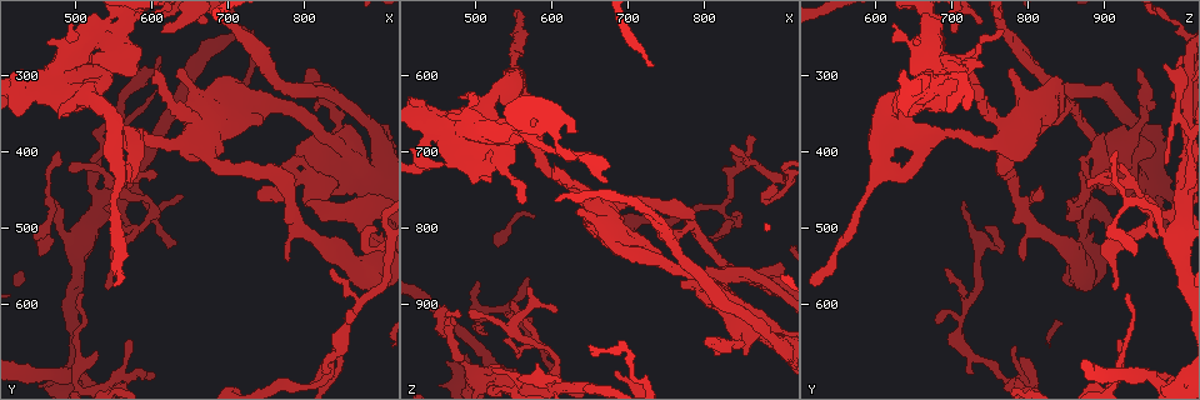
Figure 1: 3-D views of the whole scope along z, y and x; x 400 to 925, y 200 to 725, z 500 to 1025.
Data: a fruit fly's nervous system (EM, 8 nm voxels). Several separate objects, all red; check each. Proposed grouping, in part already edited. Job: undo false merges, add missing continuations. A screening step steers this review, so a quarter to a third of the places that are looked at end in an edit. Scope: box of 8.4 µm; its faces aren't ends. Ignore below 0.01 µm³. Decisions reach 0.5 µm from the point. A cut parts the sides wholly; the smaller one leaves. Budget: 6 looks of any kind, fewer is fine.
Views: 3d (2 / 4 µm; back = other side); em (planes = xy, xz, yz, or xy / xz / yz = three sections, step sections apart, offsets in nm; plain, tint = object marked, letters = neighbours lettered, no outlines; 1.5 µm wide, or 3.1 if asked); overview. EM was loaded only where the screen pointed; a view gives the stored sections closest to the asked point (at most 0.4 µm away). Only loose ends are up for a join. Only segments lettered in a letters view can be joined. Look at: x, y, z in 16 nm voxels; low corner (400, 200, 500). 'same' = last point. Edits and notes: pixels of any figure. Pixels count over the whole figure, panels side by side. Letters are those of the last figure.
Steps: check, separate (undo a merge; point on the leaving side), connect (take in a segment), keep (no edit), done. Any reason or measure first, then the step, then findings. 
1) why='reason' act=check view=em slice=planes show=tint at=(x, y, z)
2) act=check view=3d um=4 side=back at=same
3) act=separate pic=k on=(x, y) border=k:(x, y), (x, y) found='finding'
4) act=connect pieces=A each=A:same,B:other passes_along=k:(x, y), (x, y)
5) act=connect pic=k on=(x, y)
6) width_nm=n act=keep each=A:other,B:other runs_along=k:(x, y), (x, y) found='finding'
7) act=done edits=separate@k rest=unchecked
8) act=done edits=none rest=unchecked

why='free end' act=check view=em slice=planes show=letters at=(600, 295, 720)

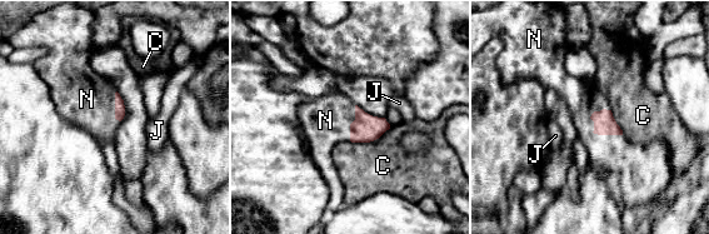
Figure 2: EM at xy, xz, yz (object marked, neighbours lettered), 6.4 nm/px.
act=connect pieces=N each=C:other,J:other,N:same found='the cell continues'

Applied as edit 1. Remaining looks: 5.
why='narrows sharply' act=check view=3d um=4 side=back at=(885, 525, 760)

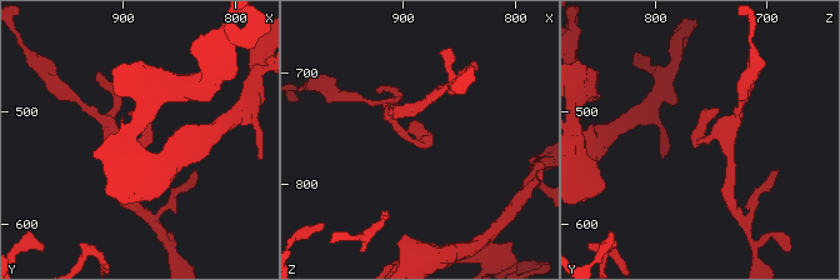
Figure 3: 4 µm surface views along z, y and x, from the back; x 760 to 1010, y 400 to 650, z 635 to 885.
arm_widths_nm=160,200 act=check view=em slice=xy step=8 show=letters at=(888, 528, 758)

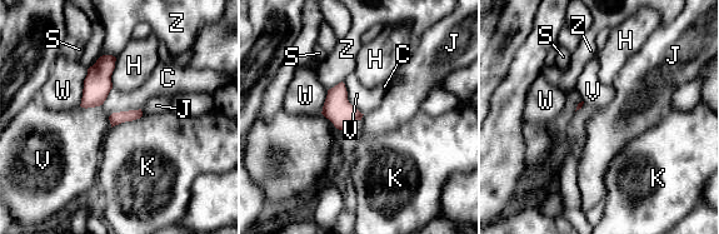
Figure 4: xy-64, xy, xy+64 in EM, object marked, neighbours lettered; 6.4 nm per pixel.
width_nm=80 act=keep each=C:other,H:other,J:other,K:other,S:other,V:other,W:other,Z:other border=4:(140, 108), (114, 111), (110, 127) found='one cell here'

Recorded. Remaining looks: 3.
why='sharp bend' act=check view=em slice=xz step=8 show=tint at=(835, 690, 790)

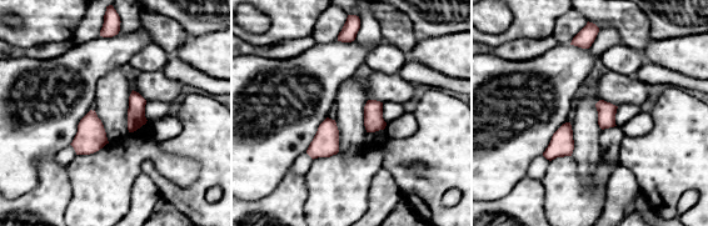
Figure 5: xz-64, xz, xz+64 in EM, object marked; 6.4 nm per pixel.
act=check view=em slice=planes show=letters at=same

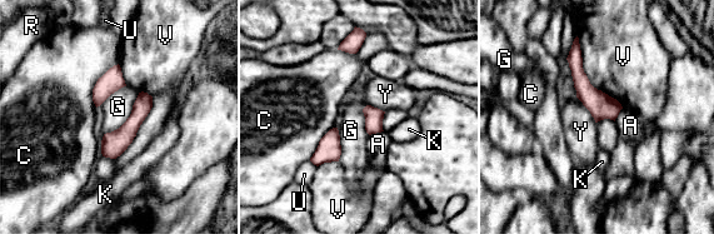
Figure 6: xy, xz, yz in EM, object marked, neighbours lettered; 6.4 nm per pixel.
act=keep each=A:other,C:other,G:other,K:other,R:other,U:other,V:other,Y:other border=6:(139, 93), (130, 115), (104, 134) found='continuous, no second cell'

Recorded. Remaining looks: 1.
act=done edits=connect@2 rest=unchecked

